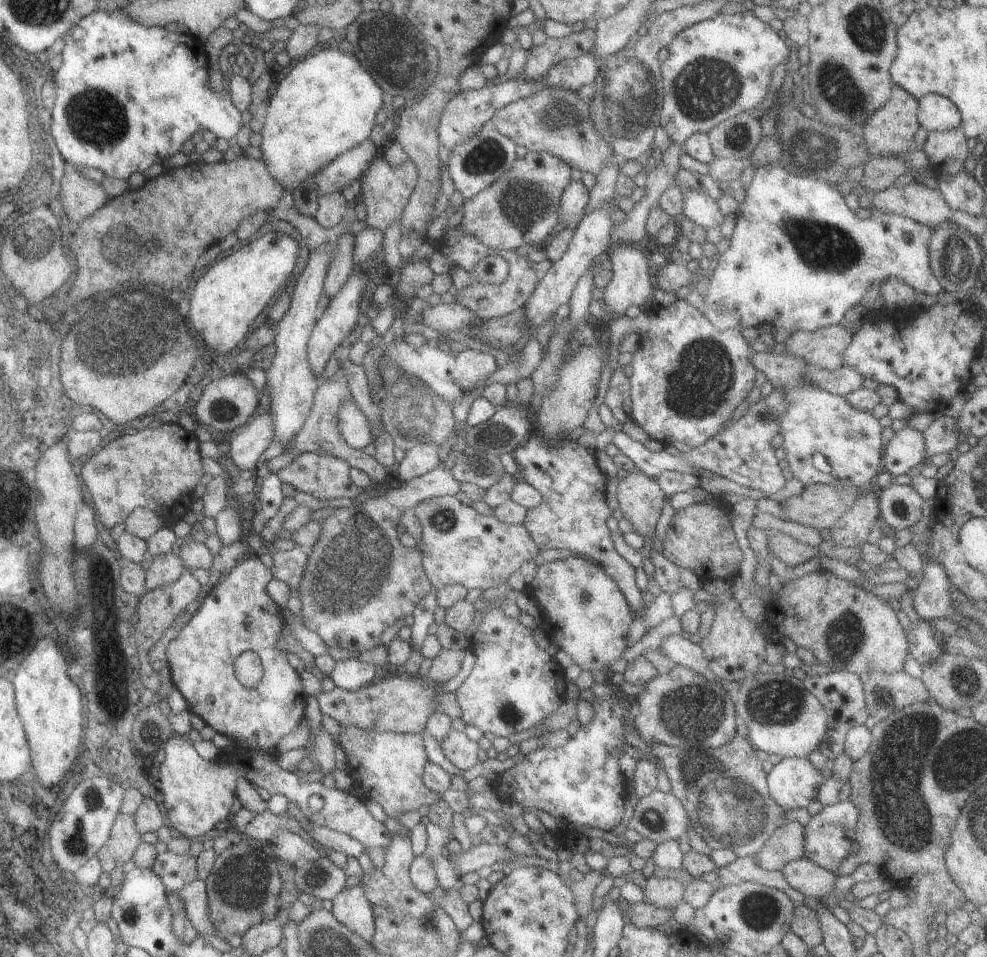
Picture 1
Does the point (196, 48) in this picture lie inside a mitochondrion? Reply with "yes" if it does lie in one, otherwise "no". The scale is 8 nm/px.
no

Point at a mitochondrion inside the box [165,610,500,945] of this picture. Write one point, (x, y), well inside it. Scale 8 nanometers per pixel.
(240, 882)

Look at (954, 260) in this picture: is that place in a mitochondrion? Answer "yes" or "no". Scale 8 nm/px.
yes

